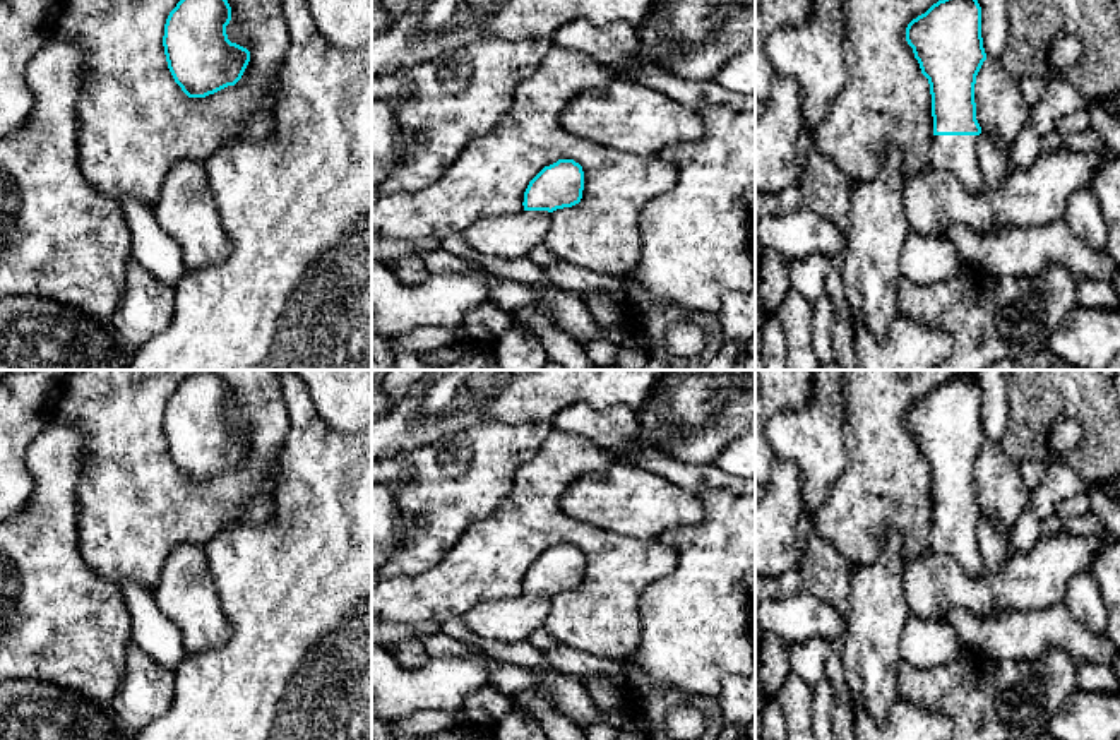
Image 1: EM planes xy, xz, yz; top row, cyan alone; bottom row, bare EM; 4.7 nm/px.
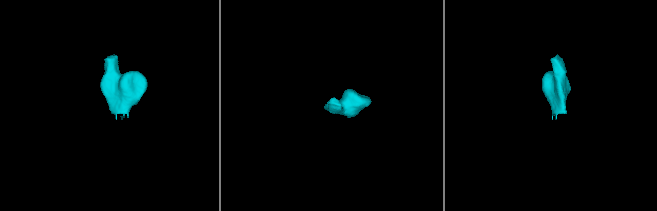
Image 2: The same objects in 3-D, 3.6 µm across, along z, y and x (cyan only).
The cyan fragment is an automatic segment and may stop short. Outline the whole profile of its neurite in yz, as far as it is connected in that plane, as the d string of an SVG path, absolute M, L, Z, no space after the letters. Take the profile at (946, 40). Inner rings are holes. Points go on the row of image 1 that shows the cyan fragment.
M938 0L908 24L906 41L930 84L932 164L952 171L968 194L980 194L974 84L986 53L978 0Z

